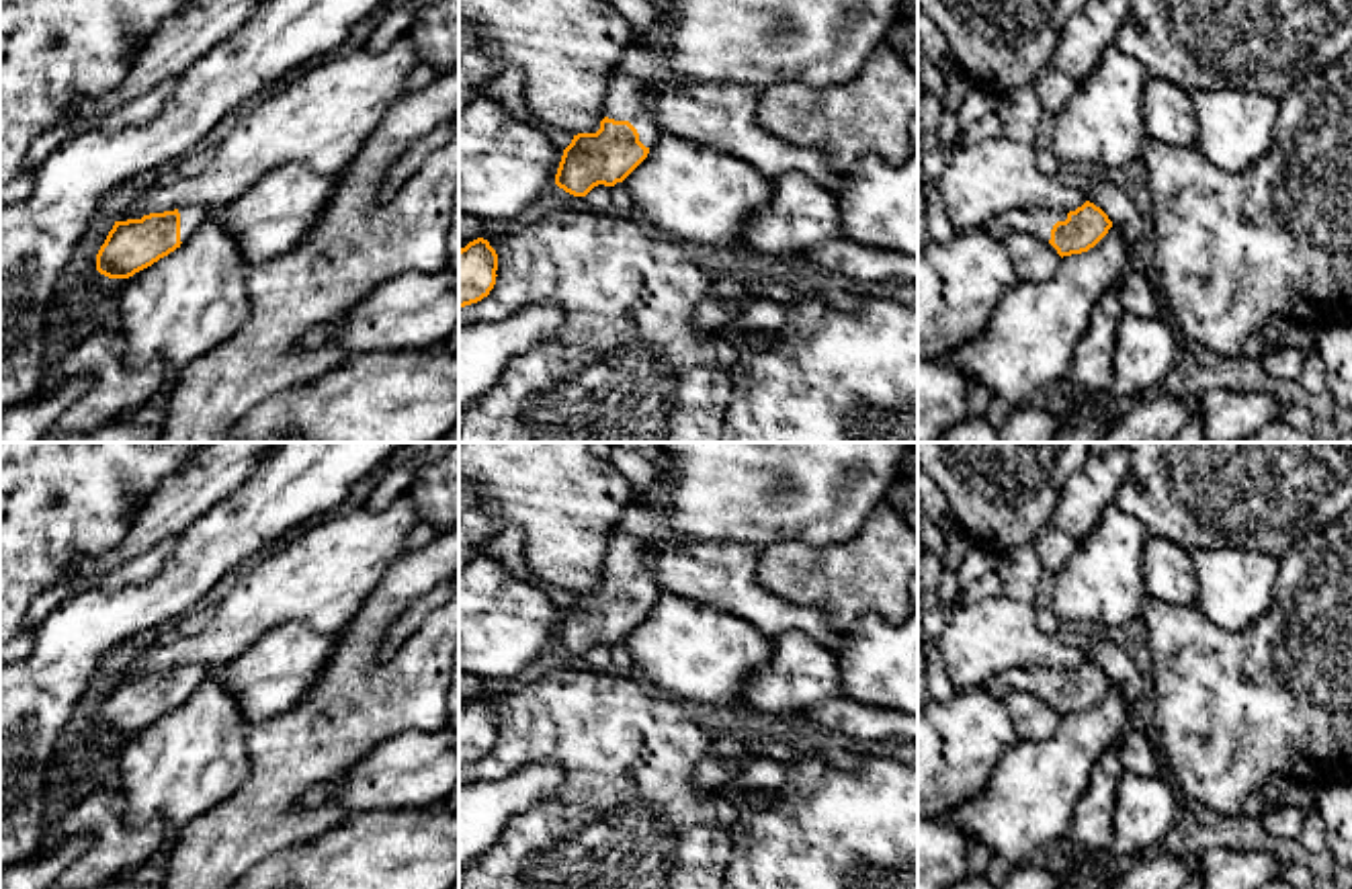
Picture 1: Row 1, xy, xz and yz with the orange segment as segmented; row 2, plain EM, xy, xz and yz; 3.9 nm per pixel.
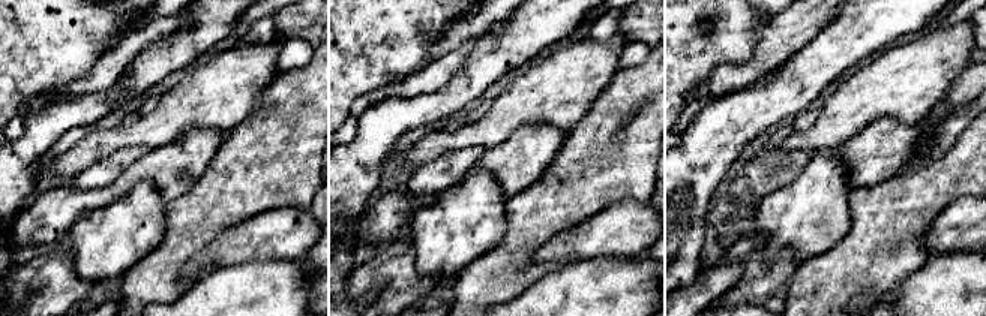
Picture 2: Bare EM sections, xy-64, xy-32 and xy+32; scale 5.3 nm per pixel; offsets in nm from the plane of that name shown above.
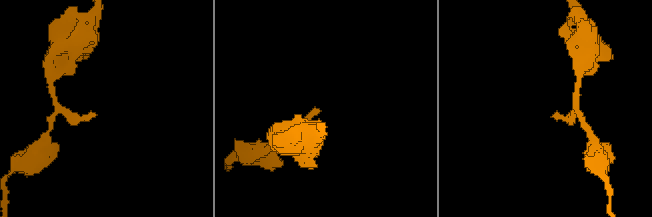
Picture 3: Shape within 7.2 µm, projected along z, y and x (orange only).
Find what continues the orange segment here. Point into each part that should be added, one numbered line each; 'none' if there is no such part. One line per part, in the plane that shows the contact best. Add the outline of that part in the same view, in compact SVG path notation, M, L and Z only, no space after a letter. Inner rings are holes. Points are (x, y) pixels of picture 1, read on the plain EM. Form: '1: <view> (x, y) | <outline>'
1: xz (640, 527) | M666 473L664 481L641 504L633 504L621 516L608 545L604 576L615 580L629 580L645 606L653 606L662 588L653 582L645 567L647 551L656 543L680 545L684 535L672 531L662 522L664 502L672 490L672 475Z

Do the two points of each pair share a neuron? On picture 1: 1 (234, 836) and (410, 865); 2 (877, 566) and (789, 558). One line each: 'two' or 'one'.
1: two
2: one

